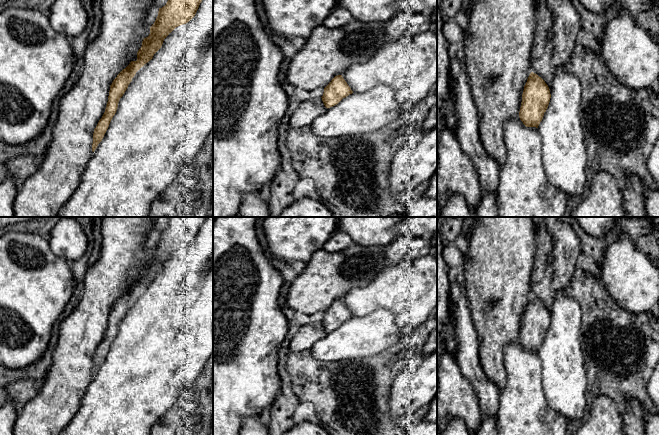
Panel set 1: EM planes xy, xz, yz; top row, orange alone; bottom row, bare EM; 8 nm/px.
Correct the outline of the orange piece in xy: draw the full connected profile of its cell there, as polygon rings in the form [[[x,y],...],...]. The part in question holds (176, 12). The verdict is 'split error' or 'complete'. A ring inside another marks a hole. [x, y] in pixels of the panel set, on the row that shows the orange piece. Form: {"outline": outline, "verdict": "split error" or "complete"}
{"outline": [[[168,0],[159,8],[158,16],[150,27],[150,34],[142,41],[137,60],[131,61],[110,85],[108,102],[102,118],[93,133],[92,151],[102,141],[123,96],[136,72],[148,63],[162,47],[164,39],[178,26],[188,23],[196,14],[202,0]]], "verdict": "complete"}

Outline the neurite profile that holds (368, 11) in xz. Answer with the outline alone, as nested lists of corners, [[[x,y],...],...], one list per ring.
[[[338,0],[338,6],[348,10],[354,19],[361,22],[387,21],[397,14],[394,3],[398,0]]]

